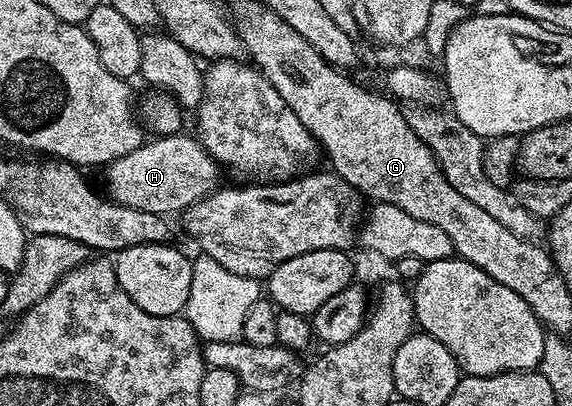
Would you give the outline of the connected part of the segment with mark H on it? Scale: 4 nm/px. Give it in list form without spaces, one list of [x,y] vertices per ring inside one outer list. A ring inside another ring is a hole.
[[[177,134],[159,135],[156,140],[147,139],[132,154],[124,154],[124,158],[116,158],[106,169],[106,188],[111,200],[124,206],[132,206],[136,210],[148,210],[157,216],[166,216],[175,212],[181,214],[205,196],[219,187],[218,172],[220,165],[210,157],[203,144],[198,143],[193,135]]]

